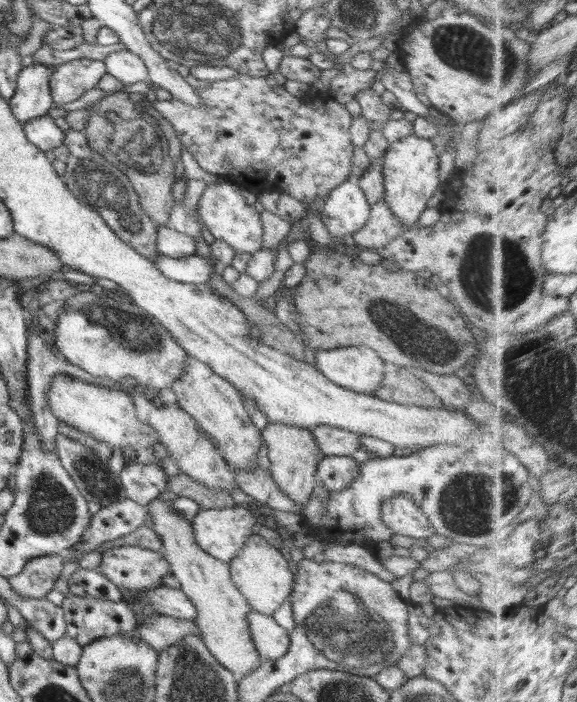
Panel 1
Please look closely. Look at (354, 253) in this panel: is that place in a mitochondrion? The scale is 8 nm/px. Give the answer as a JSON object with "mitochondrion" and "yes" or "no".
{"mitochondrion":"no"}

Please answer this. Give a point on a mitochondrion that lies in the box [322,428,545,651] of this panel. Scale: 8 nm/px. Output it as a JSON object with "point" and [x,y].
{"point":[469,499]}

